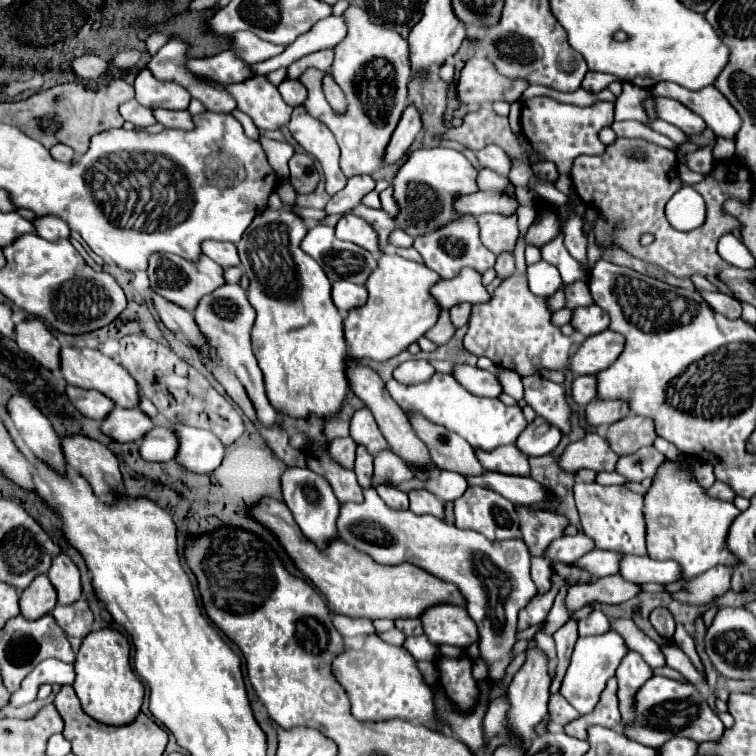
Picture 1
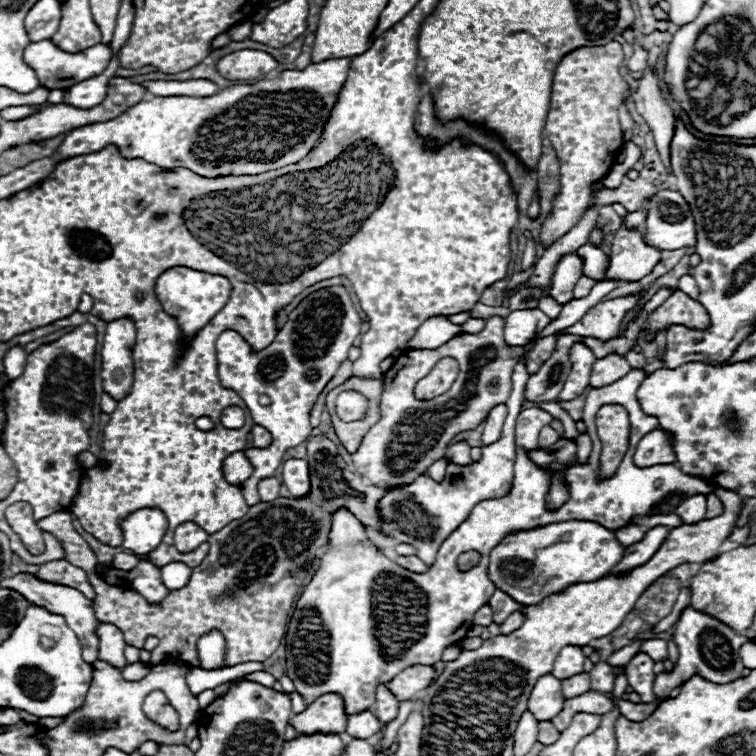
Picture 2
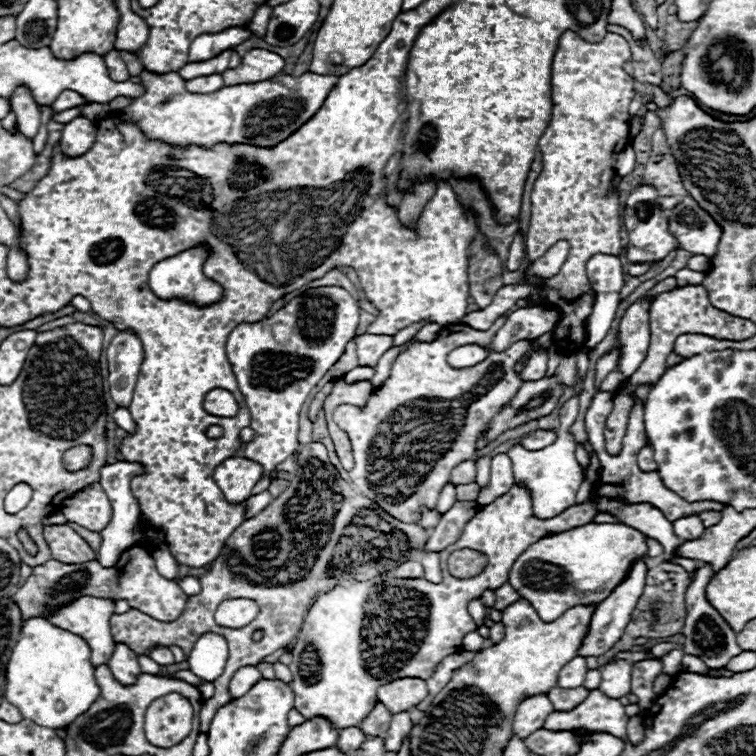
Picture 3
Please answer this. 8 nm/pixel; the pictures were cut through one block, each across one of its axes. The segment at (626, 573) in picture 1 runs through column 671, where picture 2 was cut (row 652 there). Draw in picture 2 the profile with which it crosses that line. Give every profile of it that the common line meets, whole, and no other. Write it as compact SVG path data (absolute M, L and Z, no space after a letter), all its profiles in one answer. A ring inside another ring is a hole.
M566 646L566 648L562 648L562 652L556 658L552 674L558 676L560 680L564 680L566 676L574 676L574 674L582 672L582 664L584 664L582 648L580 646Z

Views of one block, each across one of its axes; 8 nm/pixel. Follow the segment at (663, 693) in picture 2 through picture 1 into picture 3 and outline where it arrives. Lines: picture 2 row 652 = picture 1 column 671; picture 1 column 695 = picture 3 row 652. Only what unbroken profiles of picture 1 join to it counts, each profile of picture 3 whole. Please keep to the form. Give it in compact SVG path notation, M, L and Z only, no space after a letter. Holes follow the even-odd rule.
M700 566L694 572L694 578L690 582L690 586L686 588L684 594L684 602L686 602L686 618L684 618L684 628L682 628L682 636L684 636L684 644L682 650L686 654L698 656L708 668L722 668L730 662L730 658L734 658L736 654L742 652L742 648L736 642L736 632L728 626L728 622L710 606L710 602L704 596L706 584L710 580L710 576L714 574L714 570L710 566Z

